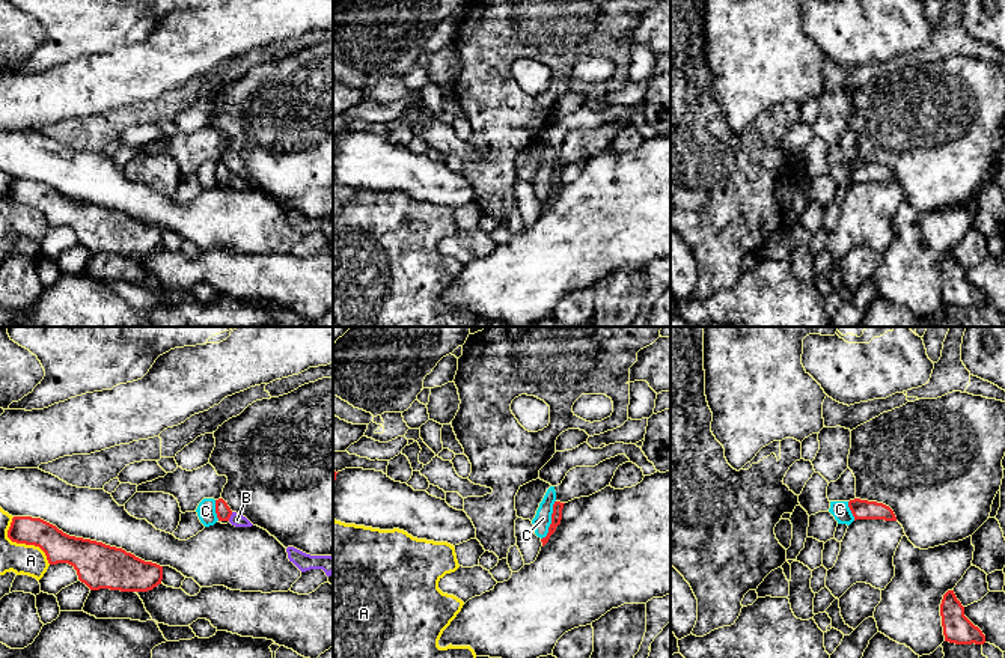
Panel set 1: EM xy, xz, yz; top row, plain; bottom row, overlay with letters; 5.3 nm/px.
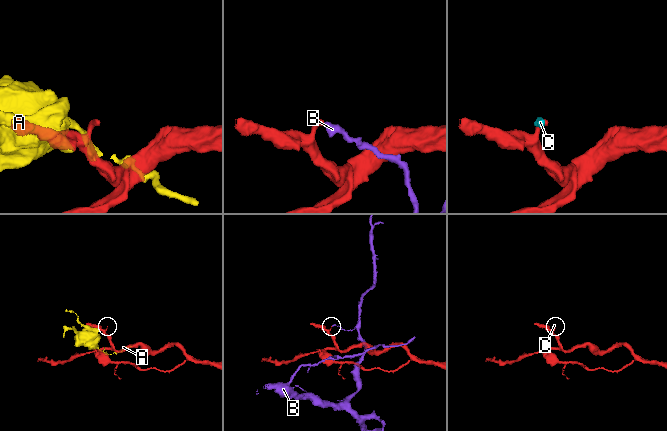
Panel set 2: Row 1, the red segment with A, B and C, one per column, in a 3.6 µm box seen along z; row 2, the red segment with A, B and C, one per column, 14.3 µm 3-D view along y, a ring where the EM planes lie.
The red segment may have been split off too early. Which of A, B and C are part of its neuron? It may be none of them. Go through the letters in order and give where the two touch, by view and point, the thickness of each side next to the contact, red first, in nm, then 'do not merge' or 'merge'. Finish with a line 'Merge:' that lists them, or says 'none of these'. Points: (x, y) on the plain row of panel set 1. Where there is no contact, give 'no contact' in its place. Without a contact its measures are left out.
A: xy (21, 205) | 160/160 nm | do not merge
B: xy (229, 179) | 80/70 nm | do not merge
C: xz (552, 182) | 60/90 nm | do not merge
Merge: none of these

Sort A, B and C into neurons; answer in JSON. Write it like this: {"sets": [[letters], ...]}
{"sets": [["A"], ["B"], ["C"]]}

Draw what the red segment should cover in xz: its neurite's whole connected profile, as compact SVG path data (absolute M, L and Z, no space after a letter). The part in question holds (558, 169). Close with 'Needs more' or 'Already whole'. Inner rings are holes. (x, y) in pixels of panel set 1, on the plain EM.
M554 164L548 196L545 200L541 202L542 209L548 205L550 199L556 194L556 190L561 187L564 167L565 166Z. Already whole

